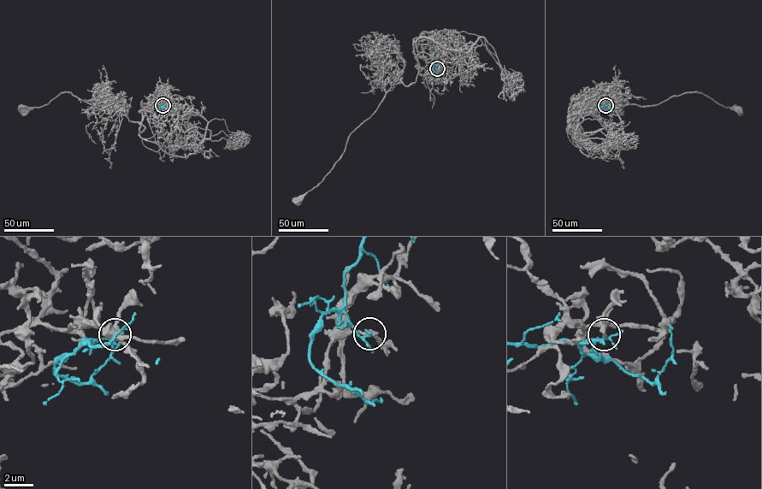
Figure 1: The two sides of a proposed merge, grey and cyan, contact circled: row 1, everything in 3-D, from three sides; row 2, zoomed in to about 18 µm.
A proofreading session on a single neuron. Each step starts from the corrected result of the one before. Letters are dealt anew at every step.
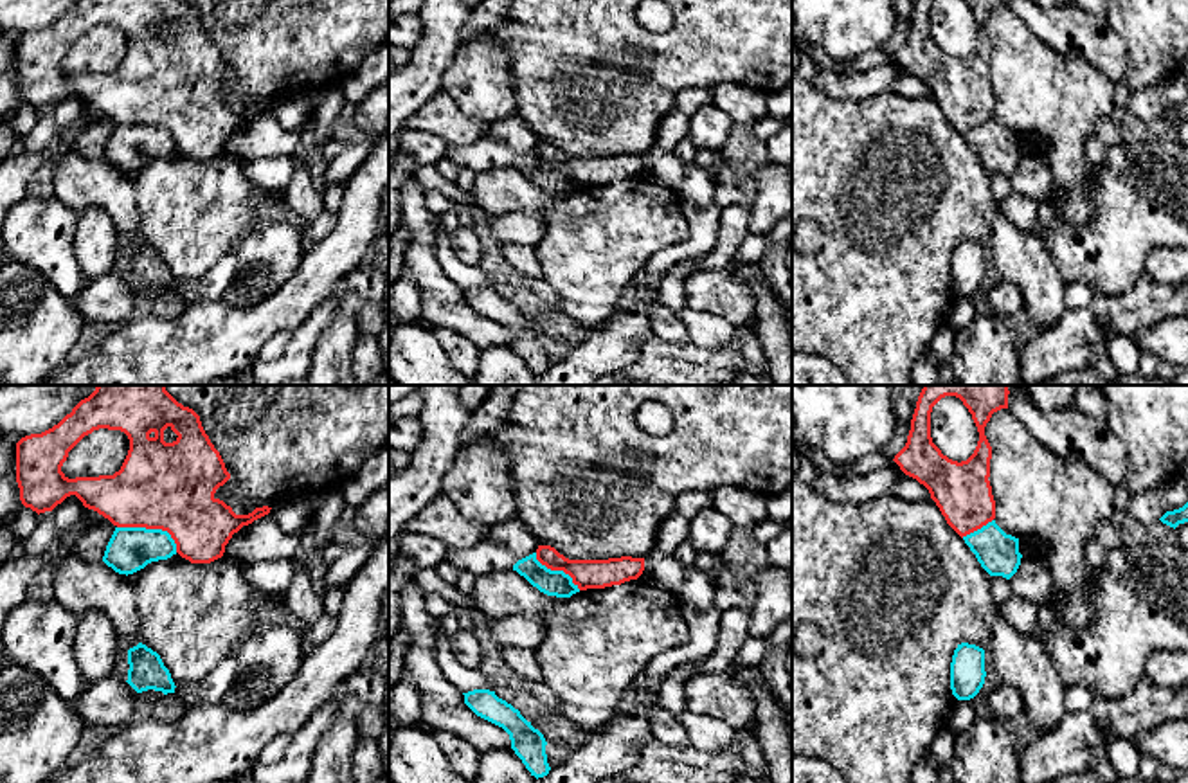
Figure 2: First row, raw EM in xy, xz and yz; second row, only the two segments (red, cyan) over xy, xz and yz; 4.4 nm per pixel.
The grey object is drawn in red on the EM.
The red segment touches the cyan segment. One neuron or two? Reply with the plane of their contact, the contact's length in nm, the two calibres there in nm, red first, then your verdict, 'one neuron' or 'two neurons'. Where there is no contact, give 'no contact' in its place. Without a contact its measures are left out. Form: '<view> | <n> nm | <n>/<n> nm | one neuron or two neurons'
xy | 300 nm | 400/200 nm | two neurons

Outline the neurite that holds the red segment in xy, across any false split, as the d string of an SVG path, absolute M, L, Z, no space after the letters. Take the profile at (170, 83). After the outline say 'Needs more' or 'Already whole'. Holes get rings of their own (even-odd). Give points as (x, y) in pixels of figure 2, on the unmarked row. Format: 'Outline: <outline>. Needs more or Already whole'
Outline: M77 0L52 25L16 40L16 79L25 104L40 112L76 92L85 104L97 108L117 124L167 128L176 140L176 149L191 160L211 160L221 155L234 130L272 106L263 103L248 112L236 112L230 103L214 94L229 76L230 70L205 31L200 13L182 0ZM99 25L121 27L128 32L130 47L121 67L113 72L68 76L61 68L68 49Z. Already whole

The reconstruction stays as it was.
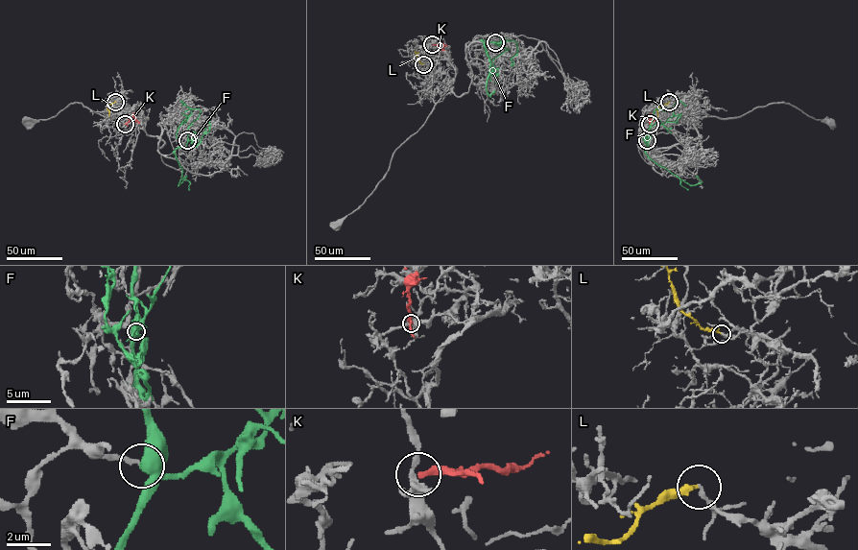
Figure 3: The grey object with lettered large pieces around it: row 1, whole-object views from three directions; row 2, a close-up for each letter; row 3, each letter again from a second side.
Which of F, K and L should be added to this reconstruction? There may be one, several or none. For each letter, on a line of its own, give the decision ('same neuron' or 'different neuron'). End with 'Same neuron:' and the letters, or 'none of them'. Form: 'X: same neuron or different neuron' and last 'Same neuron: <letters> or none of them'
F: different neuron
K: different neuron
L: different neuron
Same neuron: none of them

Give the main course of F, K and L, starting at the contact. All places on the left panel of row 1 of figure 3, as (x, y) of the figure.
F: (187, 140), (186, 146), (180, 148), (176, 136), (178, 128), (190, 115), (191, 108), (181, 101), (182, 106)
K: (124, 124), (131, 118), (138, 123)
L: (115, 102), (107, 107), (108, 116)

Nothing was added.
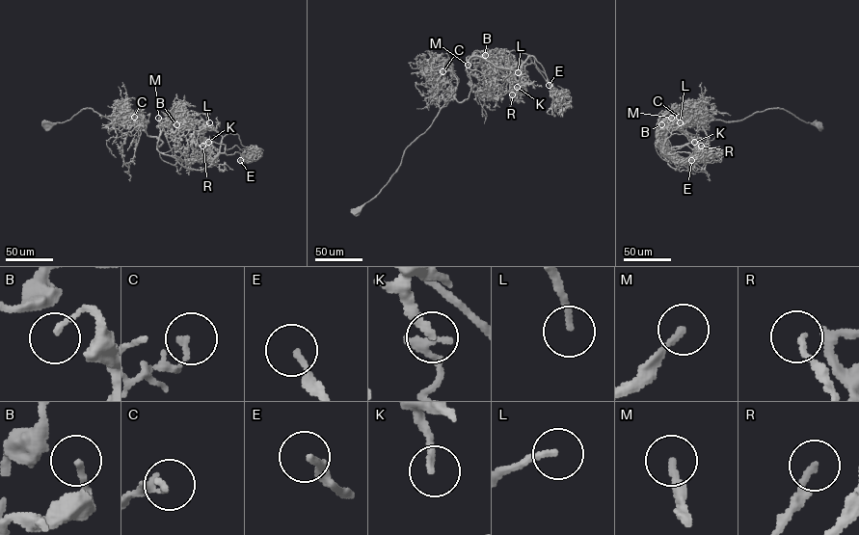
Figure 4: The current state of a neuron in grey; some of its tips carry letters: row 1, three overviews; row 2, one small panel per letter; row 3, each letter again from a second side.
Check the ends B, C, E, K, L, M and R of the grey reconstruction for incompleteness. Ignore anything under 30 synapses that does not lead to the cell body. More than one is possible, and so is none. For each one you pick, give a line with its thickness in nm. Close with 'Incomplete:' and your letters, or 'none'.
C: 120 nm
L: 170 nm
M: 200 nm
Incomplete: C, L, M

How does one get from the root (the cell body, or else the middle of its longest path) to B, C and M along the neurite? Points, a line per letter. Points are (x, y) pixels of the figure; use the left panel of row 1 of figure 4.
B: (47, 125), (91, 108), (111, 120), (142, 120), (147, 134), (163, 142), (157, 147), (162, 128), (176, 124)
C: (47, 125), (64, 122), (87, 108), (111, 120), (148, 121), (134, 121), (131, 120), (134, 117)
M: (47, 125), (91, 108), (111, 120), (142, 120), (147, 134), (163, 142), (157, 149), (172, 155), (158, 118)

